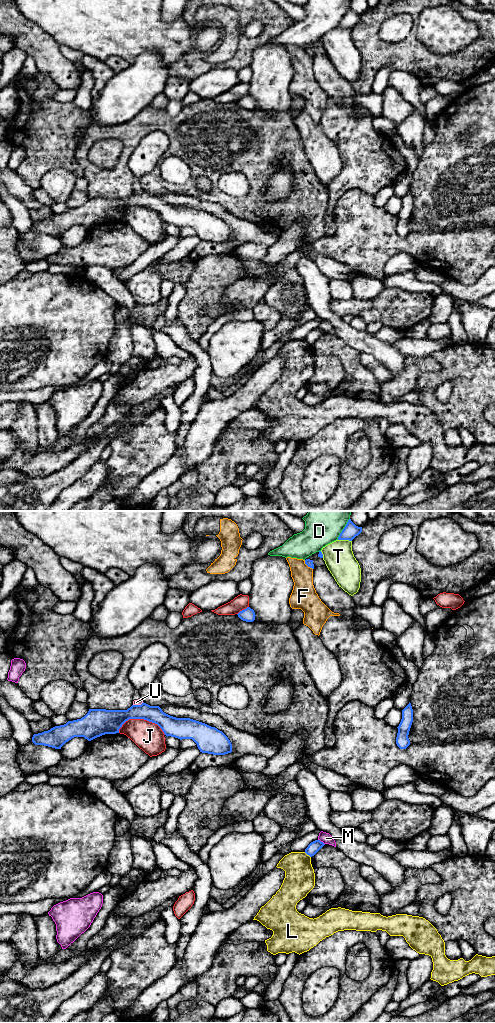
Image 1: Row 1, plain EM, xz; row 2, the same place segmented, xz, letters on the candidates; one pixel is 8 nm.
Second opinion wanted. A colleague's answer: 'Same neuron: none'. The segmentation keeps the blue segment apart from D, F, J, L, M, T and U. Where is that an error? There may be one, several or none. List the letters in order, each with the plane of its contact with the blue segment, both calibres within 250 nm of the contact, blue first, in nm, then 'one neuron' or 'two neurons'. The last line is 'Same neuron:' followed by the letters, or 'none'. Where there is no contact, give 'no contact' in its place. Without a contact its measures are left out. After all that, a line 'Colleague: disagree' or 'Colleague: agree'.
D: xz | 120/280 nm | two neurons
F: xz | 60/200 nm | two neurons
J: xz | 180/240 nm | two neurons
L: xz | 90/240 nm | two neurons
M: xz | 90/90 nm | two neurons
T: xz | 120/240 nm | two neurons
U: xz | 180/50 nm | two neurons
Same neuron: none
Colleague: agree

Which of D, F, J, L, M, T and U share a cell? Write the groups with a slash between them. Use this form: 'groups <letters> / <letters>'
groups D / F / J / L / M / T / U

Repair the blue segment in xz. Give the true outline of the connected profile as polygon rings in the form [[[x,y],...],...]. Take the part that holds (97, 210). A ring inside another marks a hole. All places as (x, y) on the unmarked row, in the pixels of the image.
[[[144,190],[132,193],[127,198],[89,197],[81,207],[34,222],[32,230],[35,233],[61,237],[74,225],[84,225],[91,229],[105,222],[119,221],[119,217],[129,207],[144,207],[155,211],[167,225],[192,227],[202,241],[225,243],[232,240],[230,228],[217,216],[190,206],[170,204],[159,194],[150,194]]]

